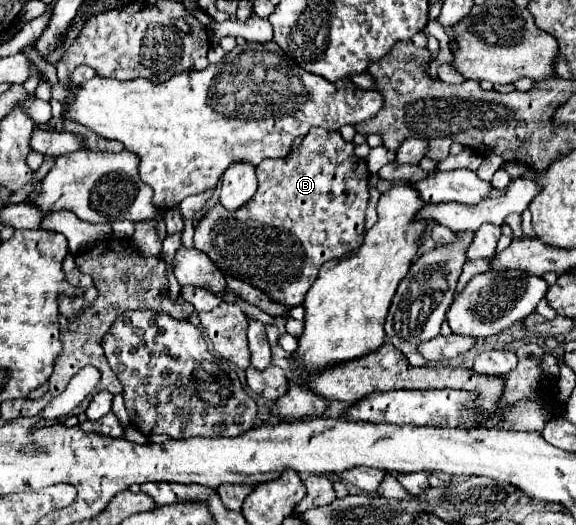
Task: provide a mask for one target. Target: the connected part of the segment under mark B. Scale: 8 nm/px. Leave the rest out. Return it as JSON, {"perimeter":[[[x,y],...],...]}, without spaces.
{"perimeter":[[[312,127],[298,147],[286,157],[264,159],[256,167],[258,191],[240,211],[228,211],[214,205],[198,221],[194,233],[194,247],[206,253],[212,263],[236,279],[244,279],[260,287],[274,301],[296,307],[304,301],[308,287],[316,281],[322,263],[342,257],[358,249],[366,233],[366,207],[368,207],[368,163],[354,155],[354,145],[344,141],[340,131]]]}

